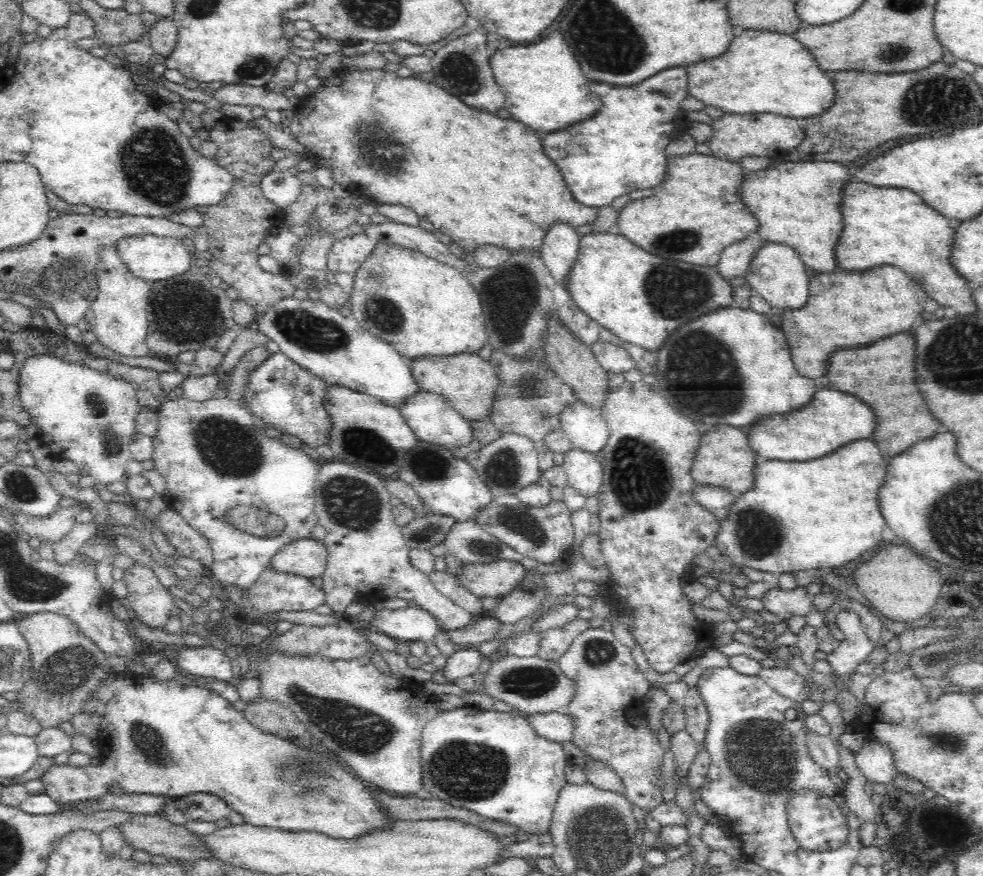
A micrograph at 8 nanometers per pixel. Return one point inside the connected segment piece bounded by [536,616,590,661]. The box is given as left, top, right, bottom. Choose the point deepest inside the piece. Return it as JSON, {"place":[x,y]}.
{"place":[554,642]}

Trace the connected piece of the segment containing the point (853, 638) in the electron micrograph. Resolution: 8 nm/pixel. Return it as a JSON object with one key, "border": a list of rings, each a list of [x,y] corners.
{"border":[[[842,611],[836,622],[845,639],[840,641],[838,648],[827,654],[826,660],[833,666],[836,675],[853,674],[858,662],[868,659],[878,643],[870,640],[863,631],[856,613]]]}

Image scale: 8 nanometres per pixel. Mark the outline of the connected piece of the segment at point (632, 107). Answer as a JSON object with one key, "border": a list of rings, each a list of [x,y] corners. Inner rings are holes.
{"border":[[[682,66],[664,68],[634,86],[610,86],[604,82],[588,79],[588,88],[597,94],[604,104],[596,116],[566,126],[564,130],[554,130],[540,134],[542,148],[546,156],[554,161],[562,178],[575,200],[584,206],[595,207],[611,205],[624,194],[638,188],[652,188],[660,184],[666,176],[666,158],[664,150],[672,139],[676,139],[683,129],[683,110],[680,102],[689,95],[686,69]]]}

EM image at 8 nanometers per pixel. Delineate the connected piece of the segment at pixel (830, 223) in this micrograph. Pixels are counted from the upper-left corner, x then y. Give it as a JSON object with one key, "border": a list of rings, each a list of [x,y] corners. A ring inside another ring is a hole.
{"border":[[[784,156],[774,158],[771,159],[770,164],[768,164],[766,168],[762,168],[762,170],[756,170],[752,172],[746,172],[744,174],[744,178],[742,178],[740,186],[738,186],[739,196],[741,197],[741,200],[744,202],[744,204],[746,204],[746,207],[750,210],[750,212],[752,212],[752,215],[757,219],[757,222],[759,223],[757,234],[760,236],[760,238],[762,238],[764,241],[788,244],[788,246],[791,246],[799,255],[799,258],[803,261],[804,265],[814,269],[817,273],[830,273],[831,271],[838,269],[835,260],[834,244],[836,244],[836,242],[838,242],[838,240],[840,239],[843,228],[843,217],[841,214],[841,195],[843,194],[842,184],[846,184],[848,180],[852,179],[849,176],[851,171],[853,171],[853,169],[850,165],[845,165],[839,162],[821,160],[792,161],[785,160]]]}

